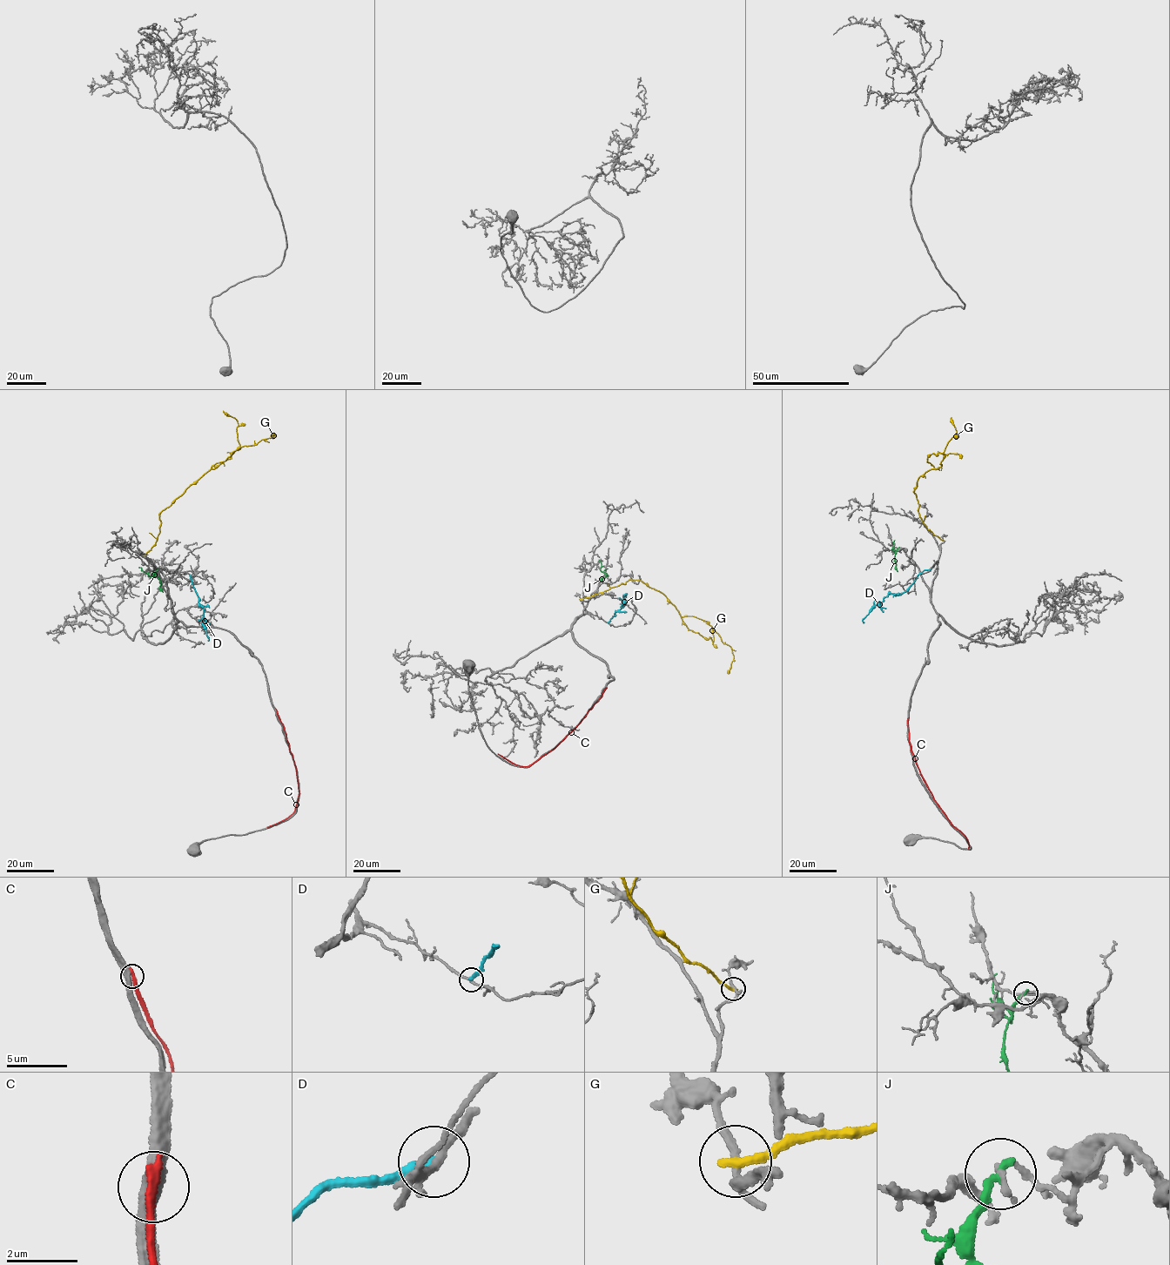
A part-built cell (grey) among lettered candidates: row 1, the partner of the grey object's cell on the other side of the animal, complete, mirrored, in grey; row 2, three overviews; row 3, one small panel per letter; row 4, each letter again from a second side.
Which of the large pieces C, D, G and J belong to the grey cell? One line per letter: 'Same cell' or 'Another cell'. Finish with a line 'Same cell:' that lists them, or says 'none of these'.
C: Another cell
D: Another cell
G: Another cell
J: Another cell
Same cell: none of these

